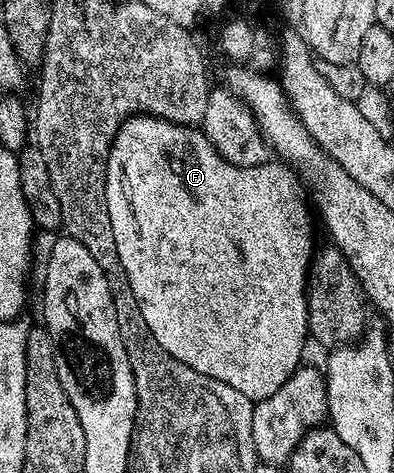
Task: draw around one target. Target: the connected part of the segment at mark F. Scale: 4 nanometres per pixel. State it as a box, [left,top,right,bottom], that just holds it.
[105,115,315,403]

